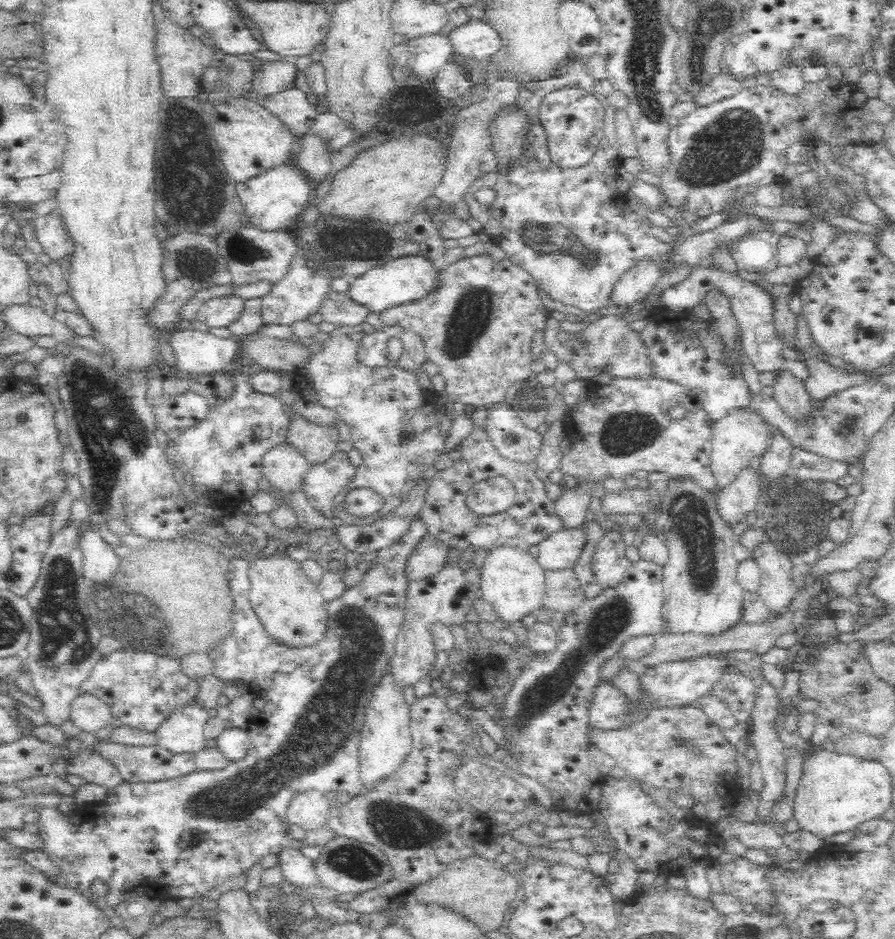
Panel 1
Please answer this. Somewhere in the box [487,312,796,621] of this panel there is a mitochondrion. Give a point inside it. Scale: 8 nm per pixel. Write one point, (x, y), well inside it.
(690, 516)

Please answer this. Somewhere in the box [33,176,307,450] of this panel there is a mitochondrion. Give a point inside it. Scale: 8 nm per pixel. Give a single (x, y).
(200, 267)

